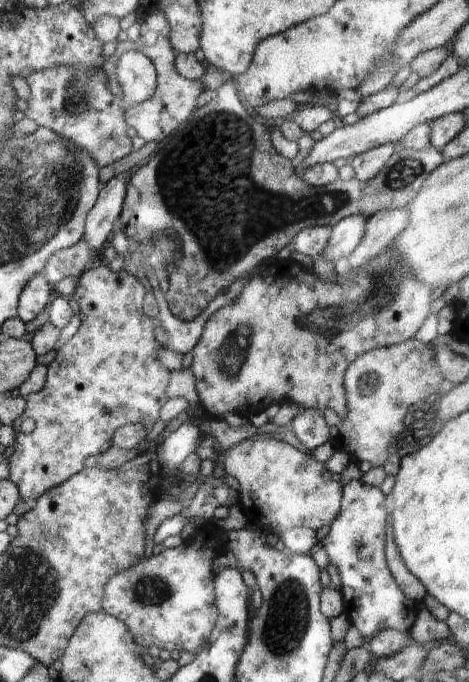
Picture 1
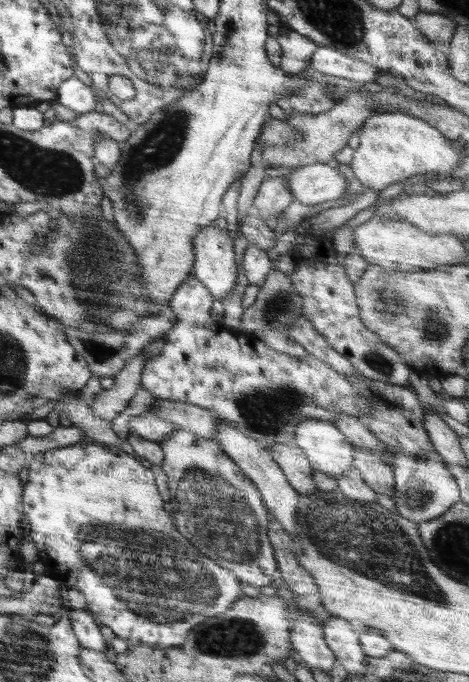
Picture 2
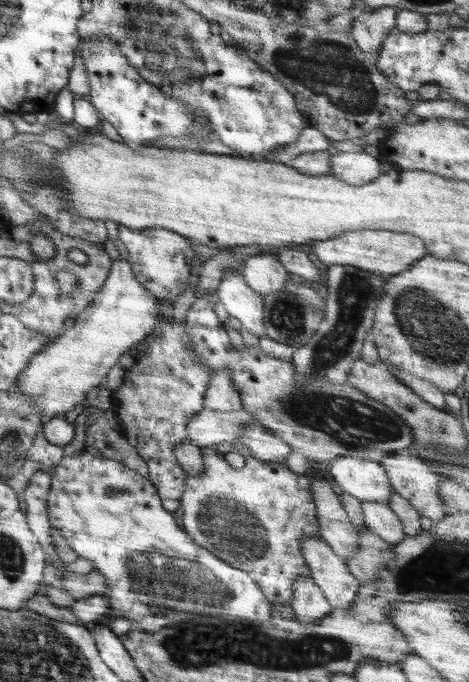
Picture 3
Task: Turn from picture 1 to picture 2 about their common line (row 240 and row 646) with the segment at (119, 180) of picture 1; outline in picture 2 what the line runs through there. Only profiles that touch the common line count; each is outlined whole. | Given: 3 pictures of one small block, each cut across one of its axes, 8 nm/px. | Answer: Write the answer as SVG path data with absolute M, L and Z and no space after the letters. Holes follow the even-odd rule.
M71 609L69 612L71 627L82 647L105 652L107 642L100 633L100 627L93 615L86 609Z

